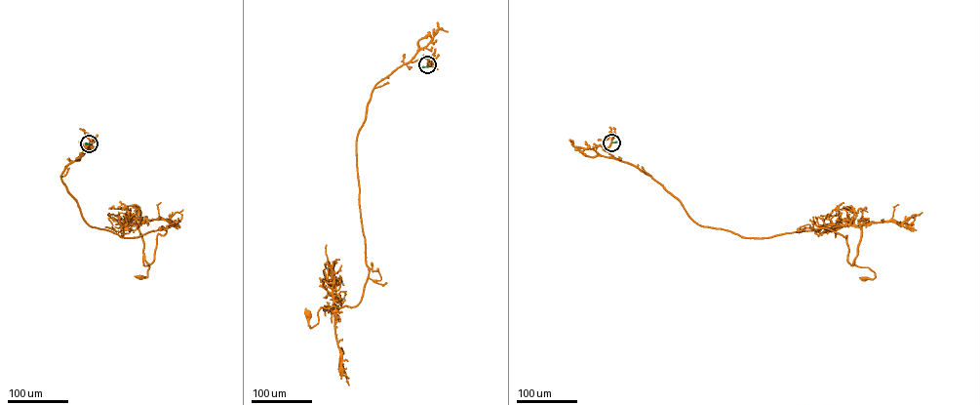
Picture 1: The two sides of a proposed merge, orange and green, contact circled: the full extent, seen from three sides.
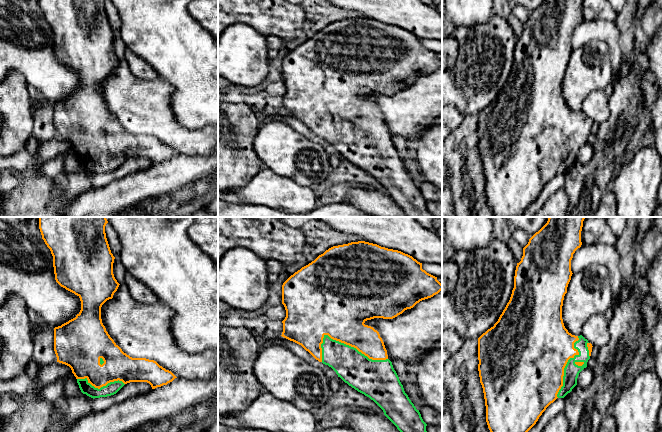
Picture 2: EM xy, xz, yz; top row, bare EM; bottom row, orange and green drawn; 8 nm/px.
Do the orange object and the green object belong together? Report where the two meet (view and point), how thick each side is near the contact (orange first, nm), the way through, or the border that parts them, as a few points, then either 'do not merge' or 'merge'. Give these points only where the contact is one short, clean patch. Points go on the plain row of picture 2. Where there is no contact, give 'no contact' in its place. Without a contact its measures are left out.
xz (352, 122) | 360/280 nm | merge

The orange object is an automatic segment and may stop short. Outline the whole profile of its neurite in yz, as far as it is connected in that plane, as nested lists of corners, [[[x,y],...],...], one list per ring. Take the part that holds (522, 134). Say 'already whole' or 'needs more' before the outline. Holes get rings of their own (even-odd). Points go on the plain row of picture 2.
needs more | [[[545,0],[529,15],[516,42],[509,78],[494,102],[478,114],[478,147],[485,175],[486,198],[495,217],[523,214],[551,179],[572,167],[579,149],[587,143],[592,120],[582,111],[569,109],[562,95],[563,76],[573,50],[571,36],[582,21],[582,3],[583,0]]]

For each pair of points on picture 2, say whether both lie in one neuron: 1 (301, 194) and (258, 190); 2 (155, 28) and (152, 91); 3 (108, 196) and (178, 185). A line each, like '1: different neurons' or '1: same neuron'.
1: same neuron
2: different neurons
3: same neuron

